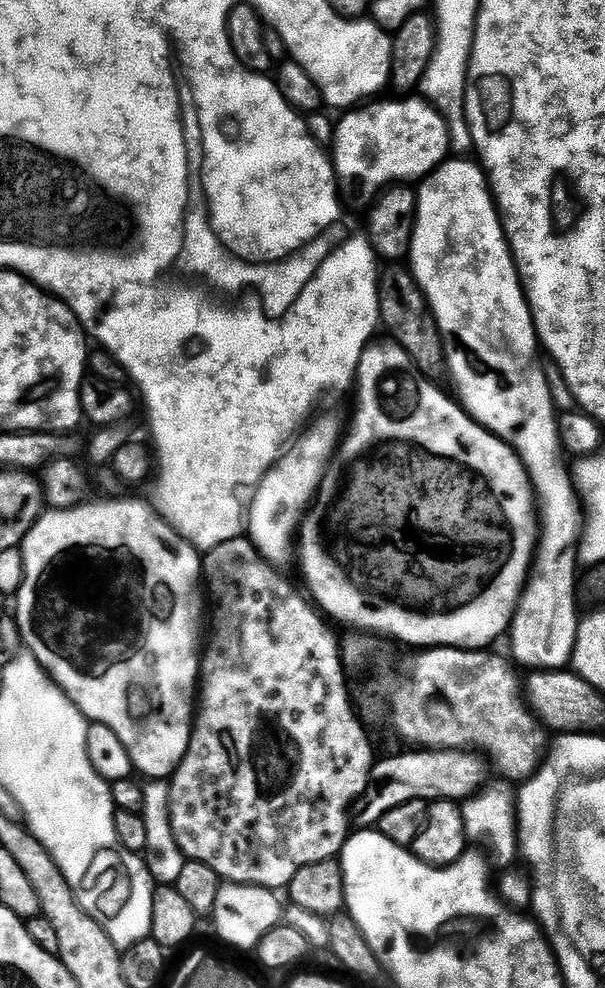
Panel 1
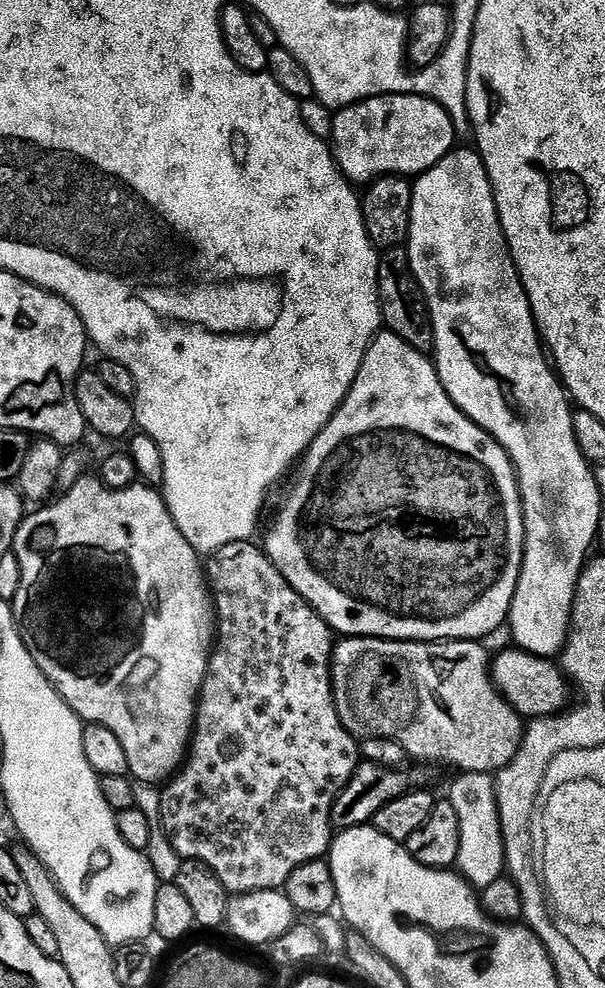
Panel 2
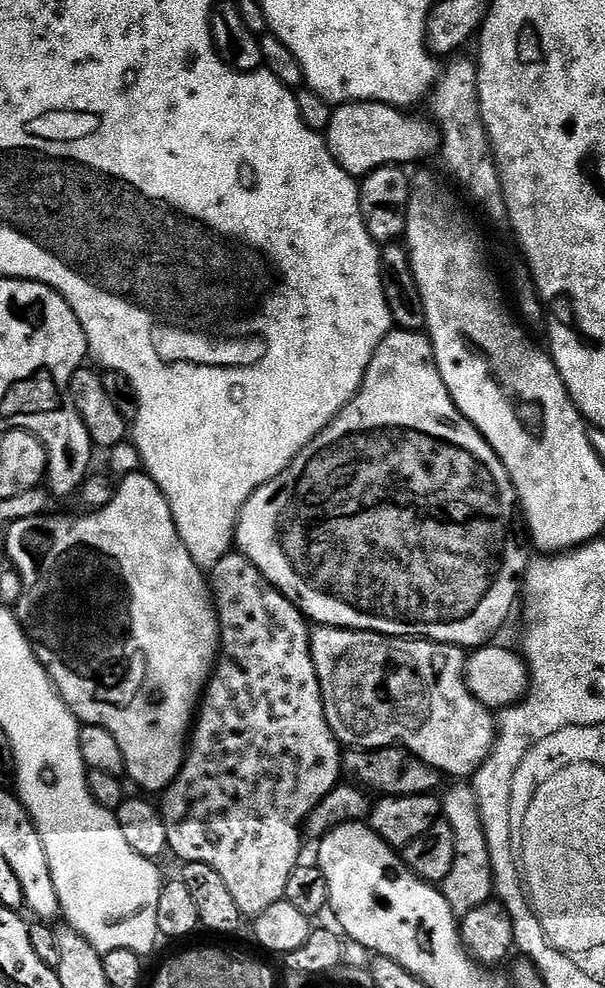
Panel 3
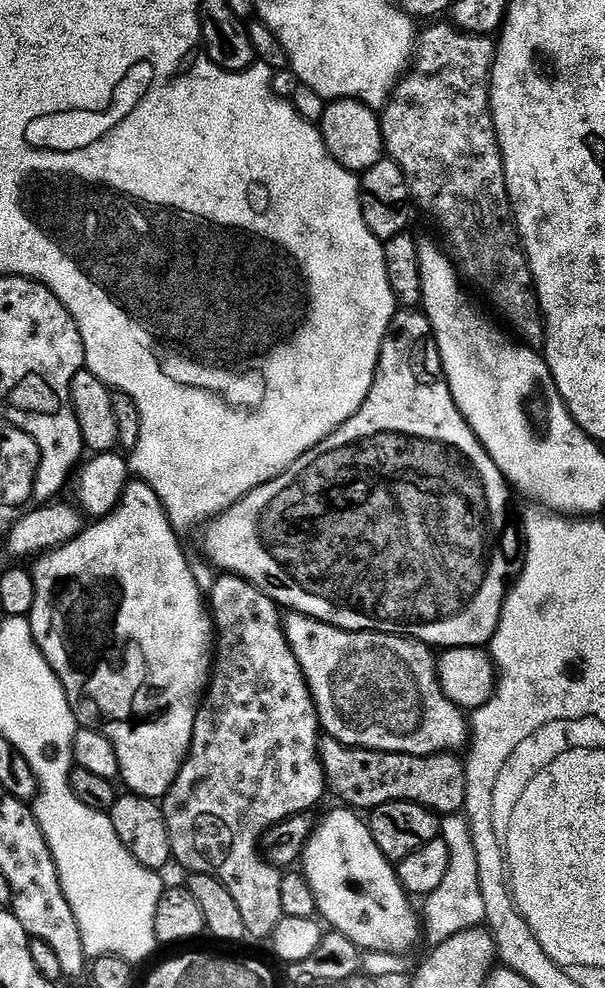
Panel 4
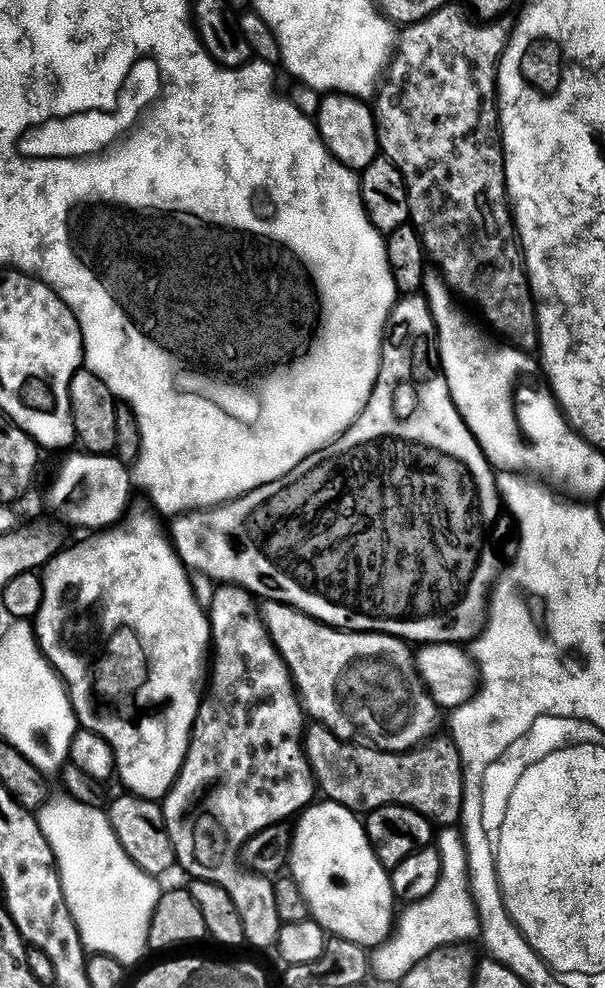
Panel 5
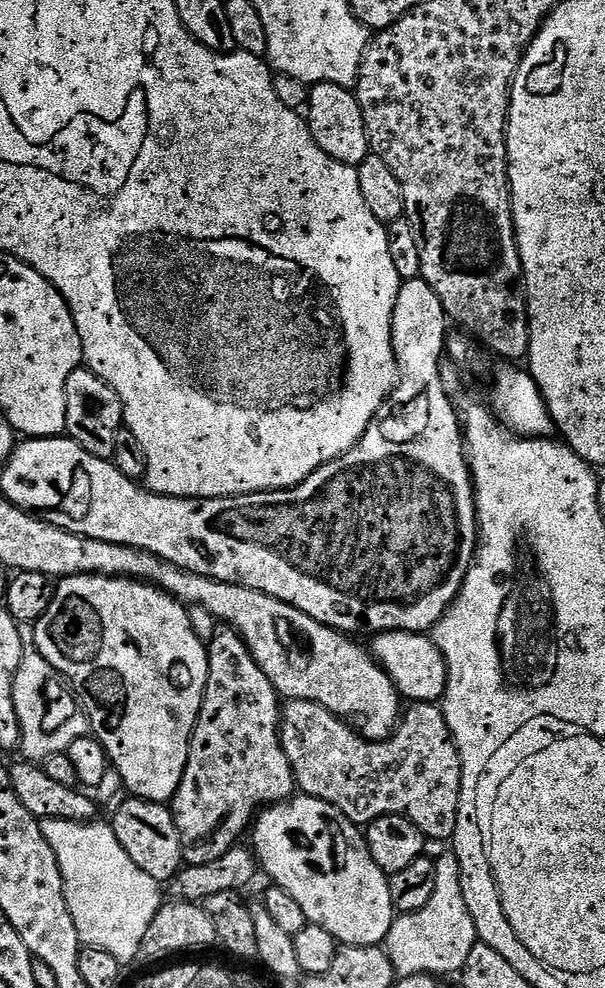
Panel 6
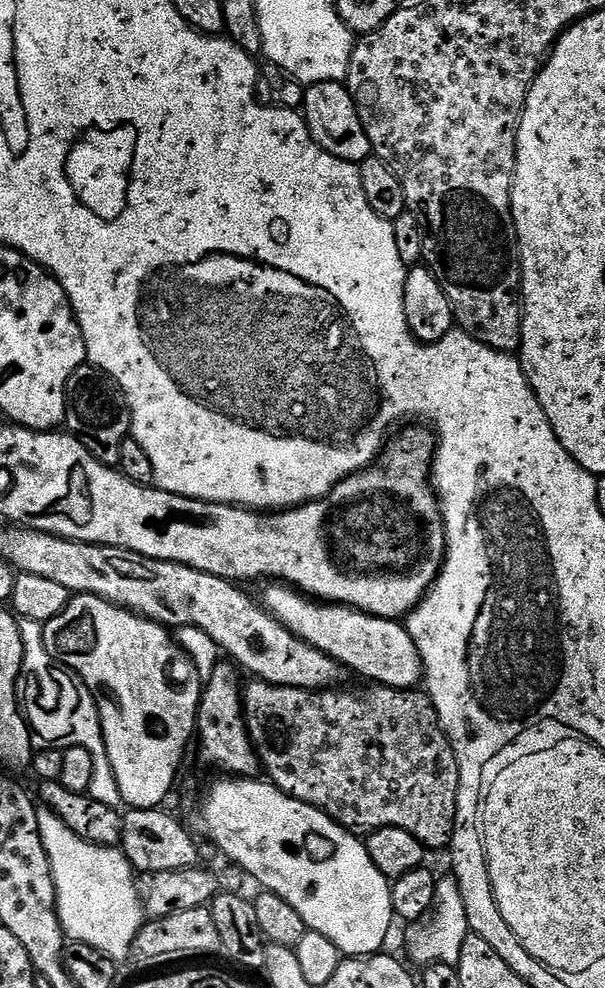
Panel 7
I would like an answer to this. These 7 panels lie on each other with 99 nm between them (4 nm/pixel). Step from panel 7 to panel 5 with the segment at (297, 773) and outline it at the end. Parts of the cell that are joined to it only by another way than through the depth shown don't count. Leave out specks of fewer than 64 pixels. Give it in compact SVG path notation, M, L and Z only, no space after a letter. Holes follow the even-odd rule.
M313 723L304 733L304 752L308 756L308 765L321 793L324 792L333 804L341 804L357 814L367 814L382 806L397 804L410 810L418 810L434 826L456 826L461 823L464 814L464 763L456 741L448 738L443 744L437 738L415 747L411 752L382 752L378 748L369 748L340 740L322 724Z

